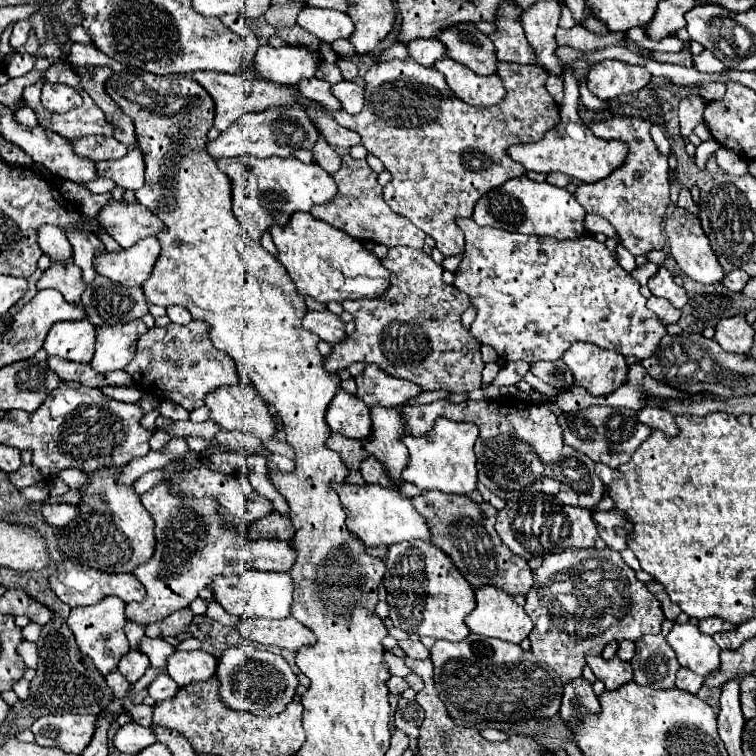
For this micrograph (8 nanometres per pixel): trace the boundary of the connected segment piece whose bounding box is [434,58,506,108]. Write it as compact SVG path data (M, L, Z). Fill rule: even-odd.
M452 58L440 60L434 64L434 68L446 76L446 82L454 94L472 106L490 108L500 104L506 96L506 88L500 76L478 76L474 70L458 64Z

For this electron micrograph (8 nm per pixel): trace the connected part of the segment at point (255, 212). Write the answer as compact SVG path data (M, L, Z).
M234 156L220 158L218 168L228 174L234 182L234 212L250 234L260 244L260 238L270 226L288 226L294 212L310 212L314 206L328 204L334 200L338 186L334 178L318 164L304 164L298 158L256 158L256 156Z

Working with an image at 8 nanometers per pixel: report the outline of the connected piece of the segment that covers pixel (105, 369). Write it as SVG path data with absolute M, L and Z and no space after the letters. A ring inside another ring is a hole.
M142 320L102 326L96 328L96 352L92 358L92 368L100 374L110 374L124 370L136 354L136 342L146 334L146 324Z

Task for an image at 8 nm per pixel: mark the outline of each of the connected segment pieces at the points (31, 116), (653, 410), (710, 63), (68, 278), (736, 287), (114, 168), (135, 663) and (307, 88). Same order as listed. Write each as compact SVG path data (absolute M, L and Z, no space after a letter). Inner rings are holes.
M22 106L20 110L16 110L16 116L18 116L20 124L24 124L24 126L28 126L28 128L36 128L36 126L38 126L38 120L36 120L34 110L28 108L28 106Z
M646 406L642 412L638 412L638 420L652 430L662 430L666 436L678 436L678 426L676 426L676 414L670 412L668 408L662 406Z
M707 49L694 56L694 66L698 71L704 73L718 73L725 68L724 64Z
M68 260L66 264L52 264L42 274L42 278L36 282L36 286L38 286L38 290L54 288L54 290L62 292L62 296L70 304L80 304L82 292L86 288L86 284L82 280L82 272L72 260Z
M734 270L734 272L726 274L726 280L722 280L722 284L724 284L726 288L734 290L734 292L742 292L748 280L750 280L750 276L748 276L746 272L742 272L742 270Z
M138 148L128 150L120 160L106 160L96 164L98 174L104 178L112 178L118 186L126 190L138 190L144 186L144 156Z
M130 650L126 656L122 656L122 660L118 662L118 672L130 682L134 684L136 680L140 680L146 672L146 668L150 666L150 662L146 660L144 652L140 650Z
M314 78L314 80L300 80L298 88L300 88L300 92L304 96L320 102L324 108L330 108L330 110L340 110L342 108L340 102L338 102L338 98L330 90L330 84L322 82L318 78Z

